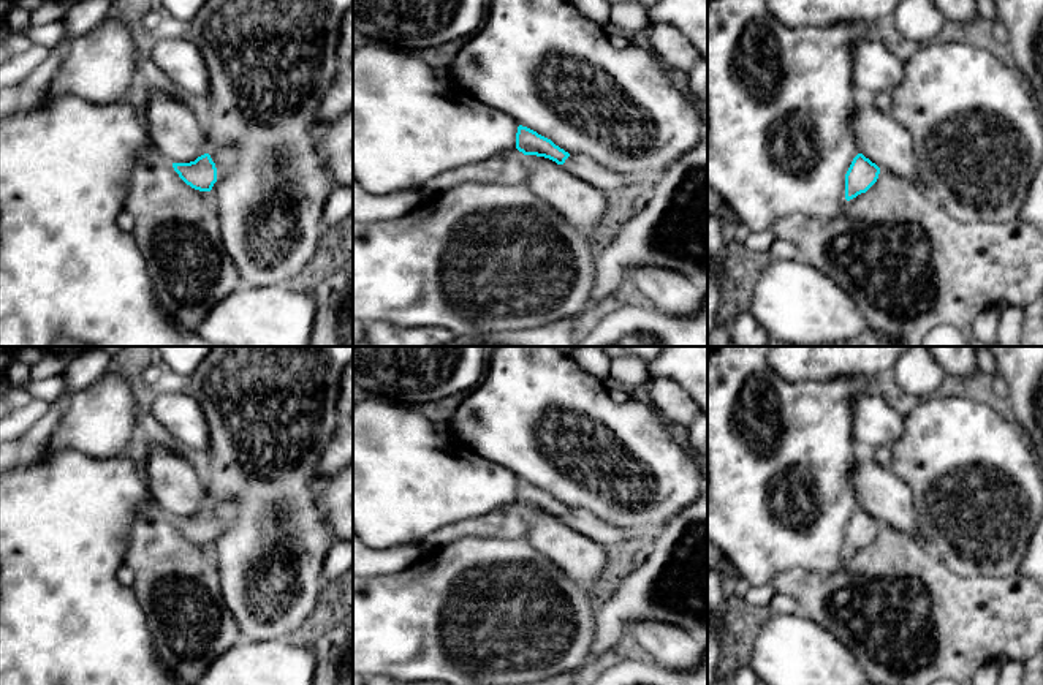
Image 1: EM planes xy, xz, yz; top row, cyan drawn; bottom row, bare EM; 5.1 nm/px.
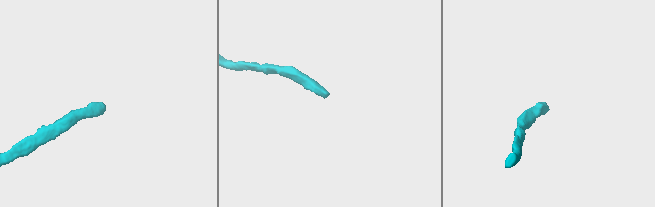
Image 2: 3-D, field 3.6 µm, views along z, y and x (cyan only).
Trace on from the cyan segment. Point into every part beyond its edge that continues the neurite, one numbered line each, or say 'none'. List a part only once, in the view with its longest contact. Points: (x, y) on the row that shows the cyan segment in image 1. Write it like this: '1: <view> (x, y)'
1: xy (223, 158)

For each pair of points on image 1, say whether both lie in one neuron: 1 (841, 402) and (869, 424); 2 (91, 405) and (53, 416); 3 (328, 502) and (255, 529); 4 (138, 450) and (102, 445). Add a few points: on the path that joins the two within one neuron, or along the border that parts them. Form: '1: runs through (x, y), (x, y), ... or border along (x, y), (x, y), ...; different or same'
1: border along (883, 391), (858, 393), (853, 397), (853, 439); different
2: border along (89, 386), (67, 402), (60, 421), (45, 443); different
3: border along (328, 480), (317, 497), (317, 507), (336, 538); different
4: border along (136, 437), (125, 453); different

